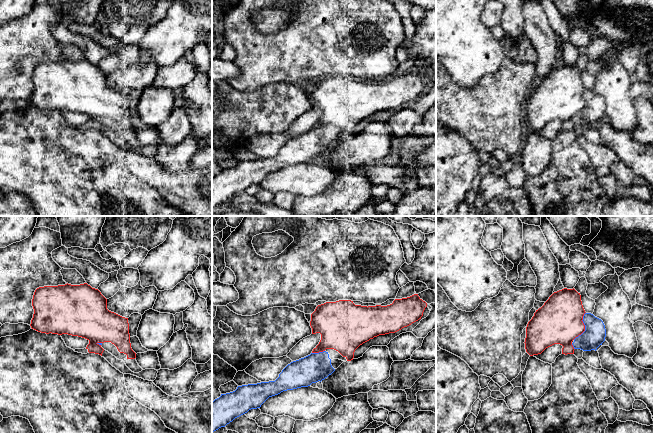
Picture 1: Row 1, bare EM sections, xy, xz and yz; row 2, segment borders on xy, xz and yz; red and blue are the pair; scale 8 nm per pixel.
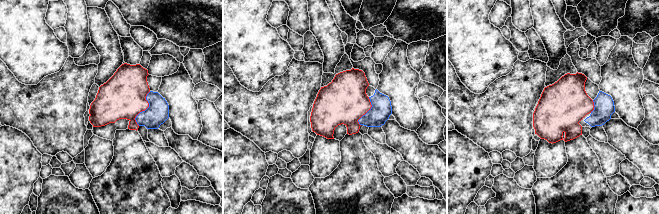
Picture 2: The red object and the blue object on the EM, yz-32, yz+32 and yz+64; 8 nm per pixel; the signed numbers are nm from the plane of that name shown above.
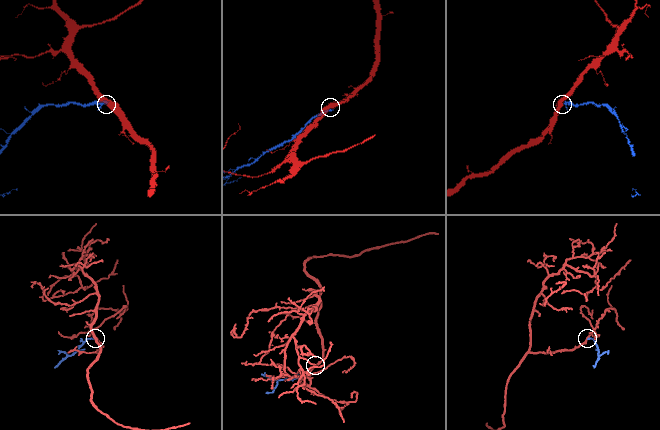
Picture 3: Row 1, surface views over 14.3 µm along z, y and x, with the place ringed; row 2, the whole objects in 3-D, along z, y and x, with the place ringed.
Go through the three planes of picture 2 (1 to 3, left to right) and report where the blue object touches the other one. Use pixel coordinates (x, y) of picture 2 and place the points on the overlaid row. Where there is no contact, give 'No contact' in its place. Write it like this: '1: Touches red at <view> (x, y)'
1: Touches red at yz-32 (145, 109)
2: Touches red at yz+32 (367, 111)
3: Touches red at yz+64 (594, 106)

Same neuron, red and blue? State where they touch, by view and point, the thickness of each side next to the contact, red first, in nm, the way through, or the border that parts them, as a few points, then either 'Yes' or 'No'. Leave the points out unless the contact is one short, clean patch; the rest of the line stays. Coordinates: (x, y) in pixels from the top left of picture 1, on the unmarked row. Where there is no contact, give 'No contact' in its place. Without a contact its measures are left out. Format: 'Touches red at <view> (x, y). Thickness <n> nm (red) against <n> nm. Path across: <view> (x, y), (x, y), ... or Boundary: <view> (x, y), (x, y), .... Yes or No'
Touches red at yz (584, 103). Thickness 360 nm (red) against 180 nm. No

